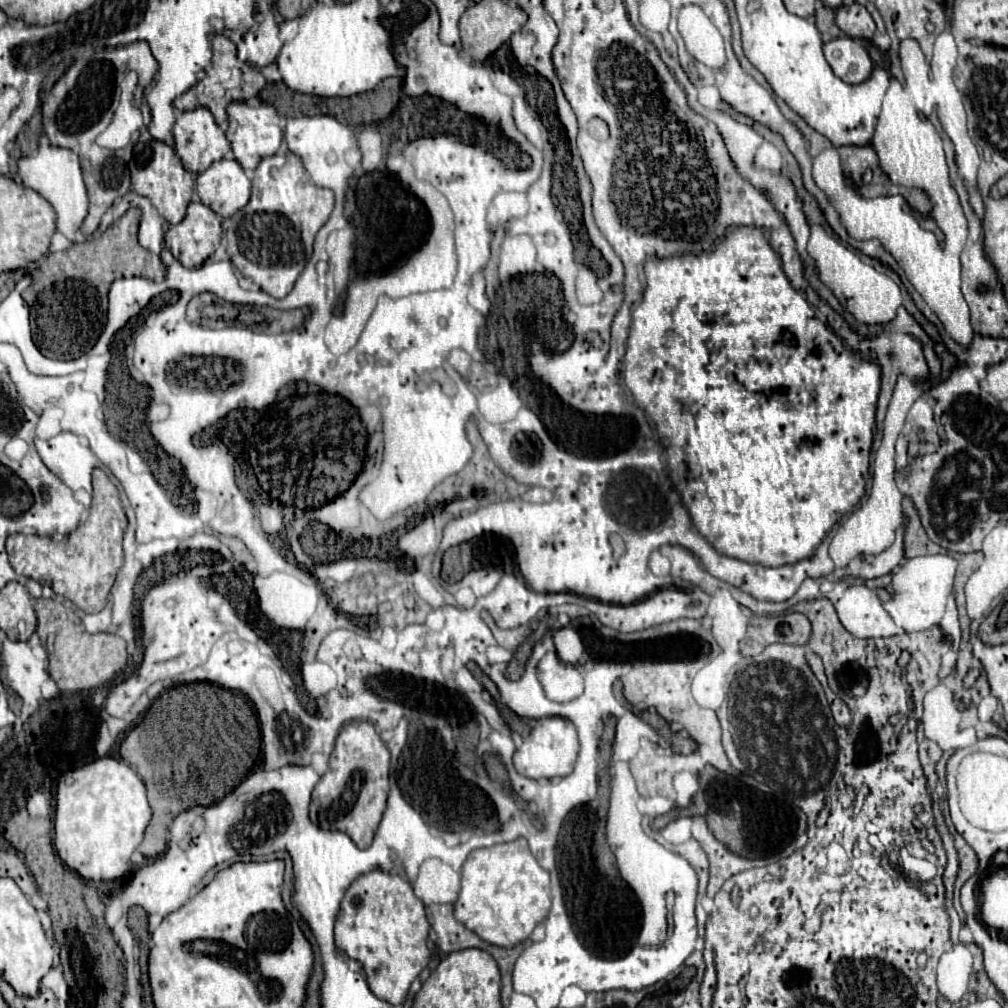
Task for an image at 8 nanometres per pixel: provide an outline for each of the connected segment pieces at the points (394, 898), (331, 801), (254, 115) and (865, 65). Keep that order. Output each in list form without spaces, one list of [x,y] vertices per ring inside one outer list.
[[[375,868],[367,874],[361,874],[359,878],[355,878],[353,884],[349,886],[349,890],[345,892],[341,910],[335,920],[335,946],[347,958],[357,960],[363,966],[369,988],[373,990],[373,994],[377,994],[377,998],[397,1006],[397,1004],[403,1004],[411,982],[419,976],[419,972],[429,962],[429,948],[425,944],[427,930],[429,930],[429,922],[425,918],[425,906],[413,894],[411,884],[397,874]]]
[[[351,722],[347,724],[331,752],[329,770],[317,782],[309,816],[311,822],[323,830],[339,830],[345,832],[357,848],[371,846],[373,834],[381,822],[385,812],[389,792],[389,750],[379,738],[377,730],[371,722]]]
[[[231,102],[227,112],[229,112],[227,140],[231,142],[231,150],[237,158],[237,162],[245,170],[257,168],[261,158],[273,156],[279,150],[281,140],[283,140],[283,130],[279,126],[281,116],[273,104],[267,104],[267,102]]]
[[[839,36],[831,42],[825,42],[823,52],[835,76],[839,76],[843,82],[861,84],[869,80],[873,72],[873,62],[863,44],[859,44],[857,40],[849,36]]]

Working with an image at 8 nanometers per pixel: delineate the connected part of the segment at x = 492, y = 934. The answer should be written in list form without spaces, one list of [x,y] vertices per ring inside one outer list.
[[[525,838],[473,850],[461,870],[461,892],[455,902],[455,918],[485,942],[513,948],[529,938],[533,928],[551,908],[551,874],[543,870]]]

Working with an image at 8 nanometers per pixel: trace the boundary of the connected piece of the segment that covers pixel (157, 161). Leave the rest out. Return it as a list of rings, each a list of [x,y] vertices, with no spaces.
[[[149,140],[149,142],[137,142],[133,148],[133,158],[129,162],[129,172],[131,172],[131,184],[133,192],[139,196],[145,196],[151,200],[151,204],[157,208],[157,212],[171,224],[177,224],[183,220],[185,210],[191,202],[193,196],[193,176],[187,172],[177,158],[175,150],[159,140]]]

